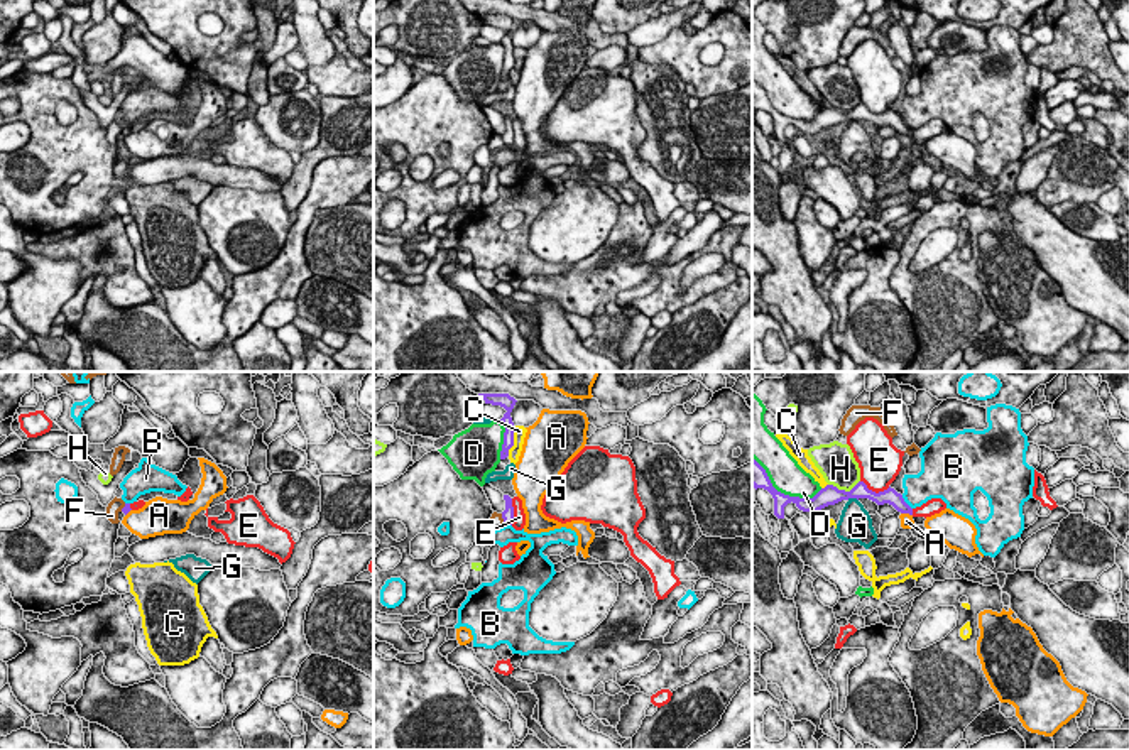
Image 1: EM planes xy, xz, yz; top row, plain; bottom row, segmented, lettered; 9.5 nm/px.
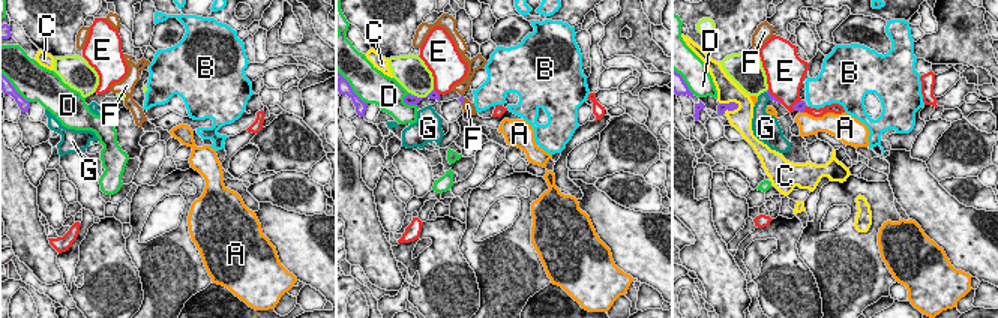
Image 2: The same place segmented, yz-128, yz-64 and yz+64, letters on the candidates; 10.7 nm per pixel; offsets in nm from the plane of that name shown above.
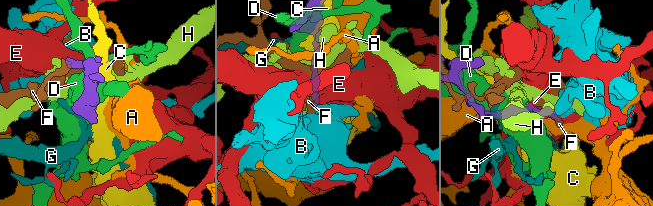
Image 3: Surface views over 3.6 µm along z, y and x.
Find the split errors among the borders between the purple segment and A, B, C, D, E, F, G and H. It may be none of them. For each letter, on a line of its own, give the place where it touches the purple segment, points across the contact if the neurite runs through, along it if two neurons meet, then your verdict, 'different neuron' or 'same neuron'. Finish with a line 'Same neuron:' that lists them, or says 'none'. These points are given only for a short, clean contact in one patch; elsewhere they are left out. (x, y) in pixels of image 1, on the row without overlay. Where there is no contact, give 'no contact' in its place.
A: yz (906, 134) | different neuron
B: yz (905, 124) | along yz (901, 117), (911, 130) | different neuron
C: xz (512, 63) | different neuron
D: yz (783, 115) | different neuron
E: yz (874, 114) | different neuron
F: xz (502, 139) | along xz (501, 135), (506, 146) | different neuron
G: yz (852, 119) | along yz (847, 120), (857, 122) | different neuron
H: yz (844, 112) | along yz (859, 102), (849, 112), (829, 107) | different neuron
Same neuron: none

